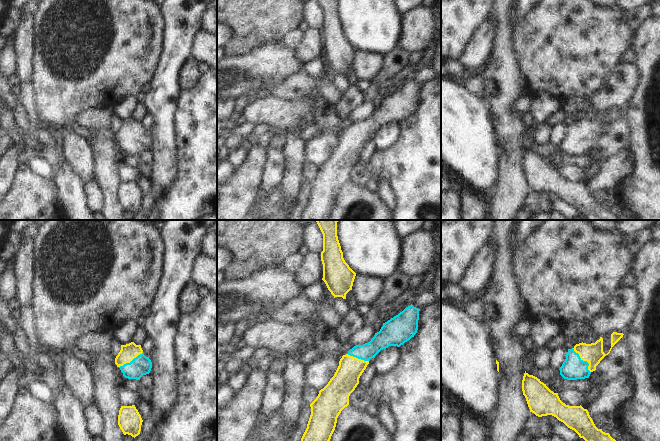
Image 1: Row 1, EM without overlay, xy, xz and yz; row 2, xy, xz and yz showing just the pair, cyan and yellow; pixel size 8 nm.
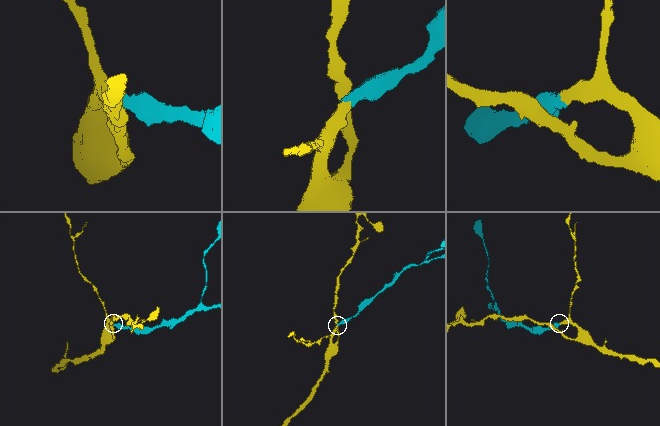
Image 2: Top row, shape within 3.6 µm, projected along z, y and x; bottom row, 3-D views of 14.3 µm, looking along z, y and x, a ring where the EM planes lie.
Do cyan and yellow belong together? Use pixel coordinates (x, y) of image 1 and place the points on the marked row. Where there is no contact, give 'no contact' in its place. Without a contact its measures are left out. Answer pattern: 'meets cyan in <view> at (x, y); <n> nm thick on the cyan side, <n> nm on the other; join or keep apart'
meets cyan in yz at (584, 361); 190 nm thick on the cyan side, 160 nm on the other; join

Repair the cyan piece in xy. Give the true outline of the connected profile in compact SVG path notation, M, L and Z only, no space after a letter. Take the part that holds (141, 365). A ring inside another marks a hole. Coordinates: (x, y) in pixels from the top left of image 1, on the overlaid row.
M134 342L121 345L121 350L115 358L115 364L125 378L137 380L149 374L152 368L152 362L143 354L141 345L136 345Z

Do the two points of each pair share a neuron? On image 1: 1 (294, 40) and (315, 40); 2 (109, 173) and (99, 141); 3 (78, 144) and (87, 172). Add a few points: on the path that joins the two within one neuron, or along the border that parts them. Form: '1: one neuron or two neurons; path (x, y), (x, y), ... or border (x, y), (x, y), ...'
1: two neurons; border (303, 32), (300, 42), (294, 49)
2: one neuron; path (106, 165), (104, 149)
3: one neuron; path (78, 151), (83, 165)

